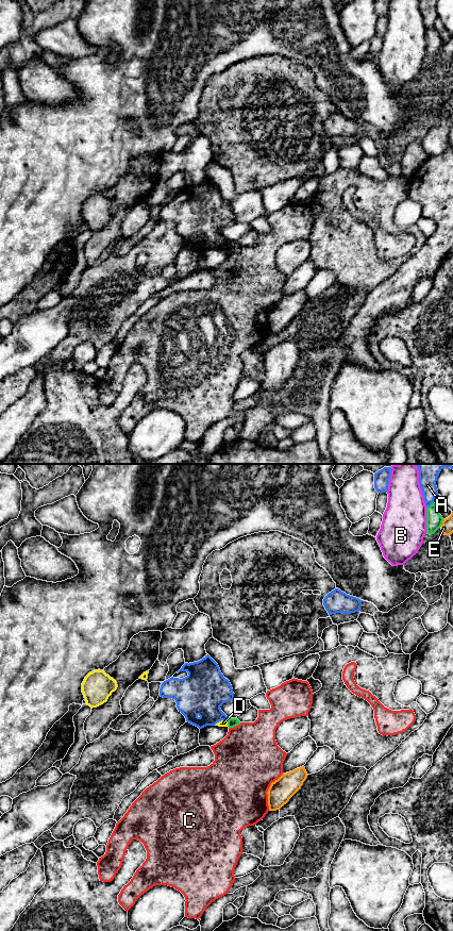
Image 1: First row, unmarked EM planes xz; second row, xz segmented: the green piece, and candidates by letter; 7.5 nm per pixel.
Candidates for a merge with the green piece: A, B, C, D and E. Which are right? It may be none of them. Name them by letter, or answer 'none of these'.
none of these

